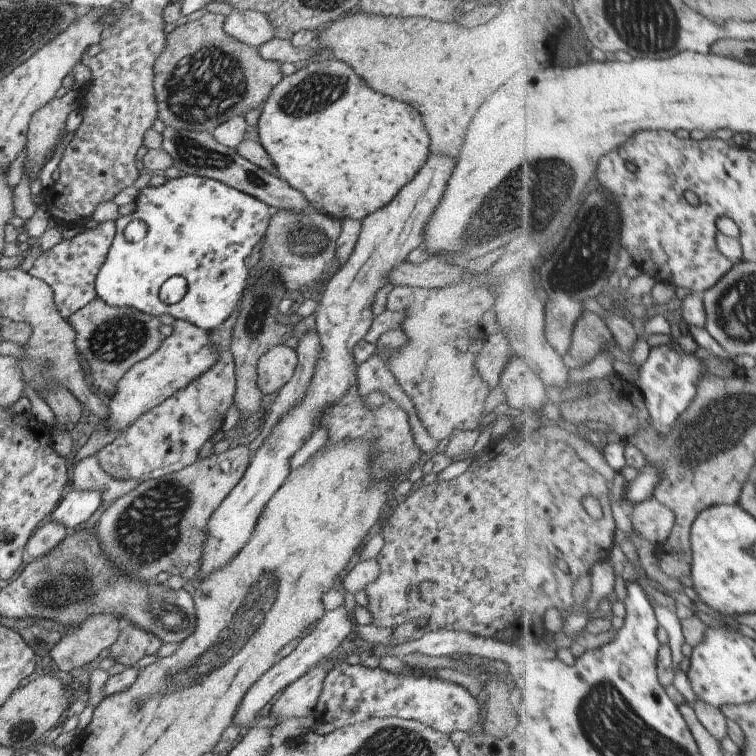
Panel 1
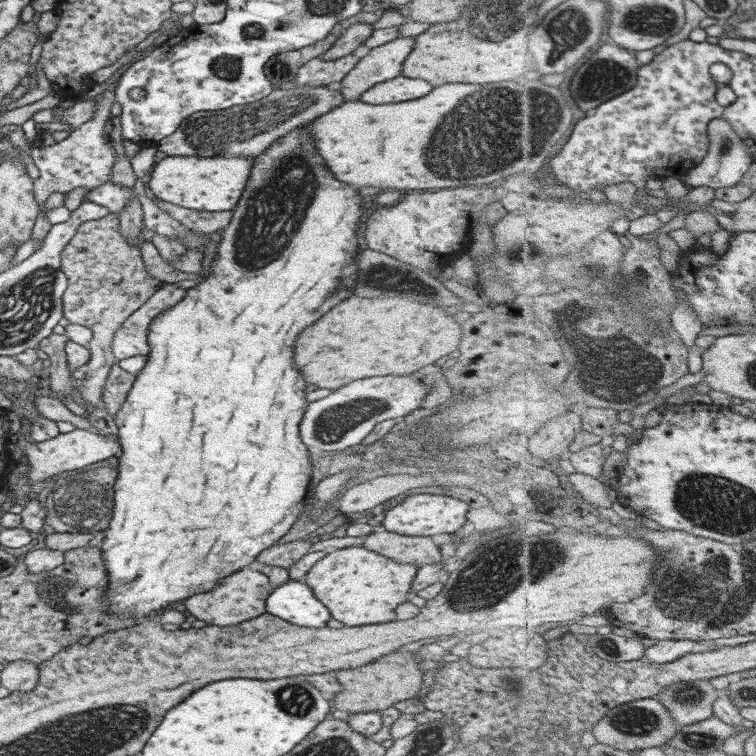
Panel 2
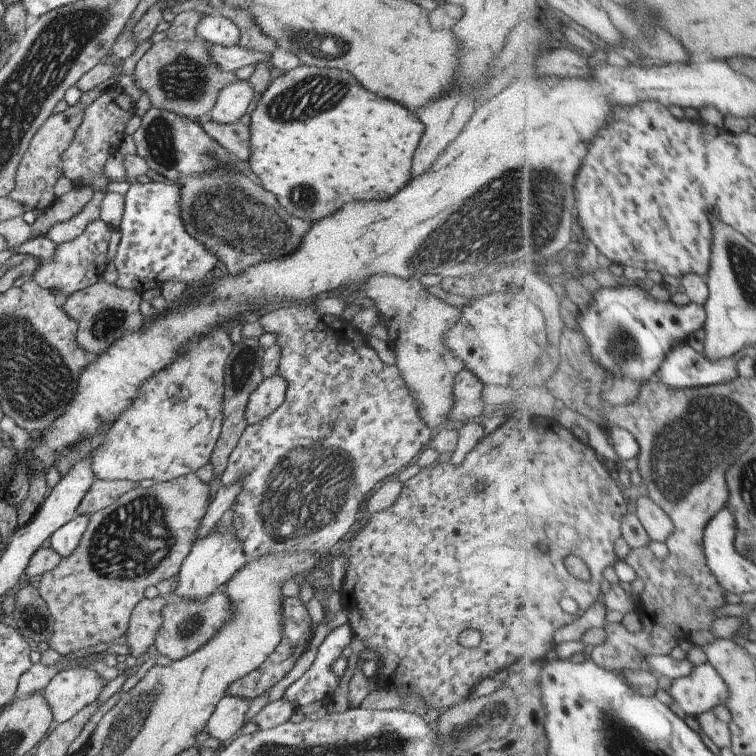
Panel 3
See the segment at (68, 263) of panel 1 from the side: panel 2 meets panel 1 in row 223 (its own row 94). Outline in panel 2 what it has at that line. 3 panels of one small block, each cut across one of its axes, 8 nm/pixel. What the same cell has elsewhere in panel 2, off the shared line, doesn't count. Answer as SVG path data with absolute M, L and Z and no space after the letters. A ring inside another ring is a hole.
M104 91L96 96L98 109L96 115L88 123L81 125L70 133L67 139L55 143L51 147L32 147L31 156L34 165L40 171L40 176L34 180L34 197L40 205L40 213L50 221L51 225L67 222L70 212L48 211L44 202L52 192L63 192L68 194L74 188L86 187L92 189L110 181L110 172L115 162L115 151L110 143L102 139L104 124L111 117L111 107L114 103L115 93Z

